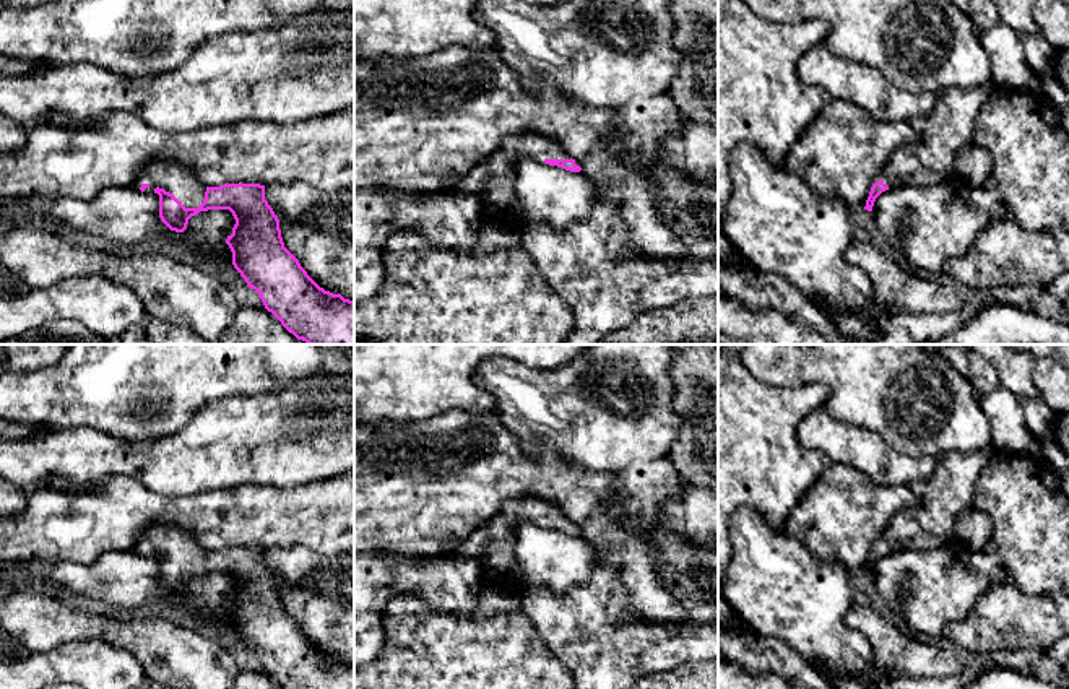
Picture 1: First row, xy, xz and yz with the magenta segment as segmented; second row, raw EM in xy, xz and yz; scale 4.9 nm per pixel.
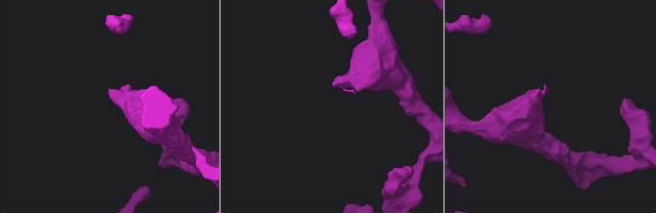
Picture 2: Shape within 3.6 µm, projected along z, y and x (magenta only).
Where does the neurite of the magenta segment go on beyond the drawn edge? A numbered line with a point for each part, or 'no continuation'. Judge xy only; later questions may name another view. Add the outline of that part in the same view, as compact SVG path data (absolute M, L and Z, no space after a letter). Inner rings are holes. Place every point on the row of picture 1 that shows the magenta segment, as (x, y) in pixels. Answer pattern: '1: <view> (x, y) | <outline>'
1: xy (171, 176) | M153 159L143 167L135 188L146 184L146 193L156 187L172 193L185 208L197 208L203 203L206 187L197 179L195 172L175 161Z

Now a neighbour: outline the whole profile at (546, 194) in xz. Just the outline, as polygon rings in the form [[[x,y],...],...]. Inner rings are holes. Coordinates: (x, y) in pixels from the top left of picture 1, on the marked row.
[[[520,159],[515,169],[517,206],[507,216],[522,231],[531,223],[546,223],[562,231],[591,218],[593,203],[601,192],[582,171]]]

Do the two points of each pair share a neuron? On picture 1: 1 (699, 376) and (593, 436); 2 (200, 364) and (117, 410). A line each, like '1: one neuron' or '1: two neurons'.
1: two neurons
2: one neuron

